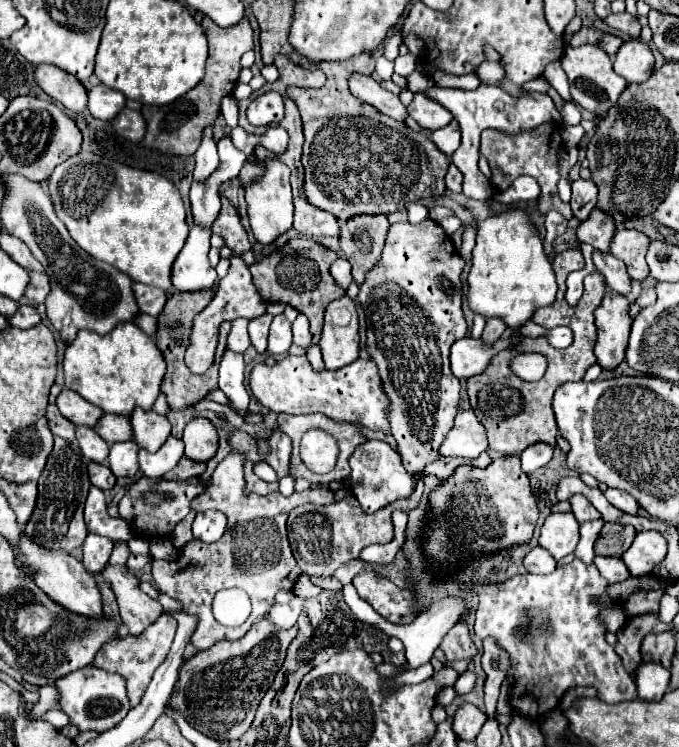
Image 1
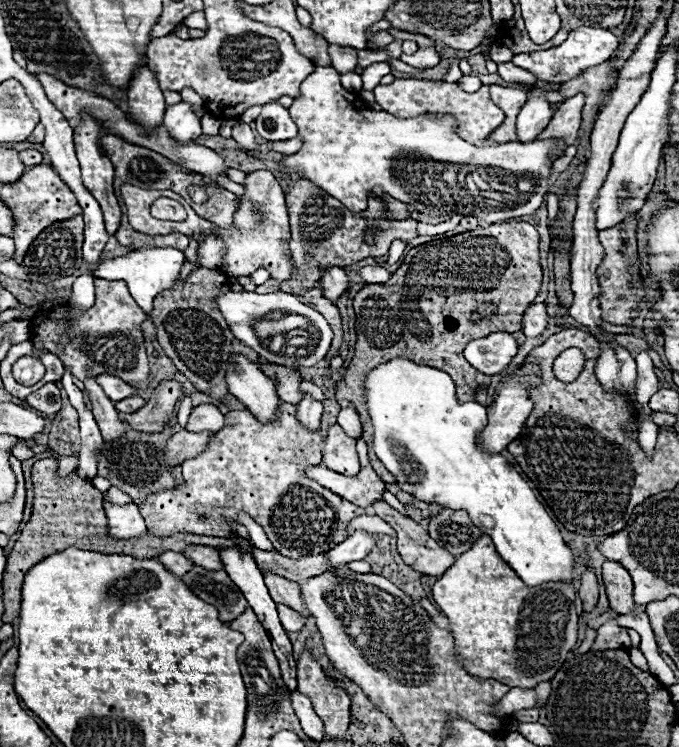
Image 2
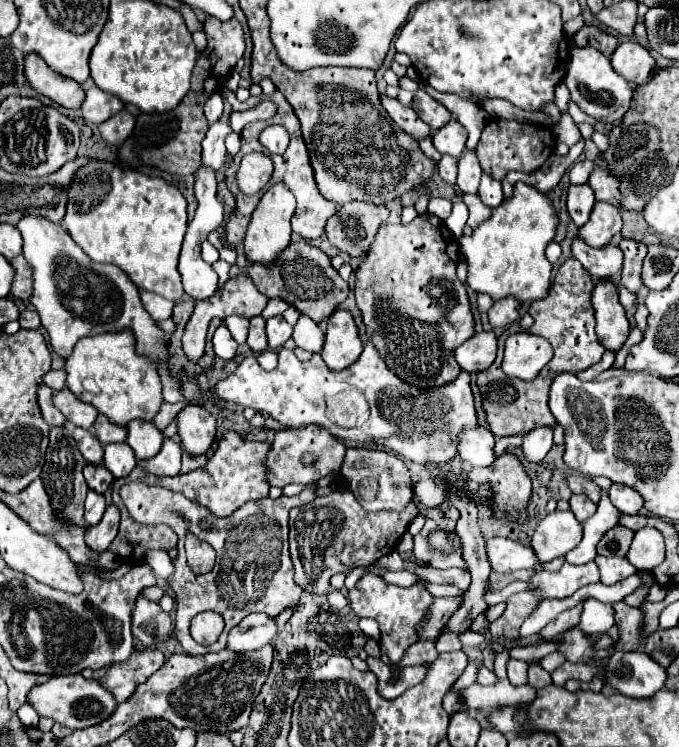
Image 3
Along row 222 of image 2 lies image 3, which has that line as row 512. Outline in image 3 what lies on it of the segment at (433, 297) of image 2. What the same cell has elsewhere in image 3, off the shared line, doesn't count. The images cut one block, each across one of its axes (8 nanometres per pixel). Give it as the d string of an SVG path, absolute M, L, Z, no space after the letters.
M502 454L488 468L472 468L468 478L476 484L488 484L492 490L492 508L502 512L508 524L528 522L528 500L532 482L514 454Z

